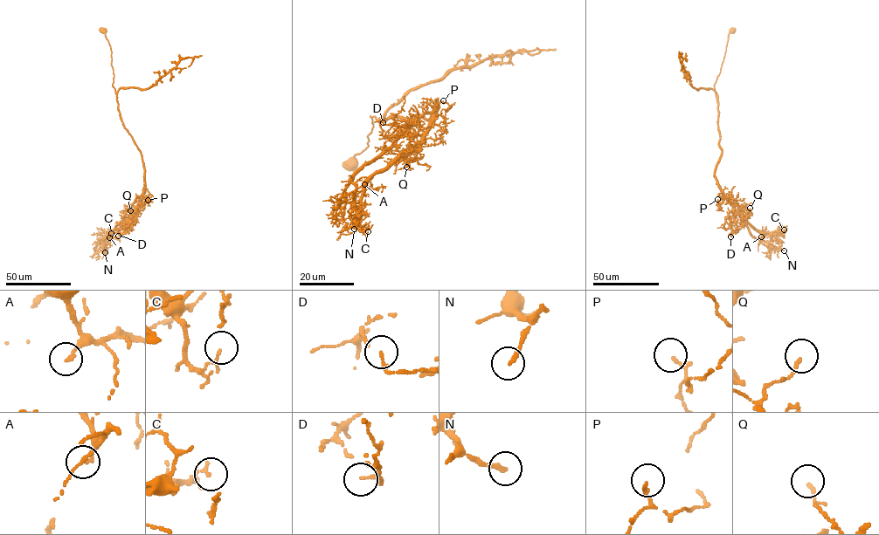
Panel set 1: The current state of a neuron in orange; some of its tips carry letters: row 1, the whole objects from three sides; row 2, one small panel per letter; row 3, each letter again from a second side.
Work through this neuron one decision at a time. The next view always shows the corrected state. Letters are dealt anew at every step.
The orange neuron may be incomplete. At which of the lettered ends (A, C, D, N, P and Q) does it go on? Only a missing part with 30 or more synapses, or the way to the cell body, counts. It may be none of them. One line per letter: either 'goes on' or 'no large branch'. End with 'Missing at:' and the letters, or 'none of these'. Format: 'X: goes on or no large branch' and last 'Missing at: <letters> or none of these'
A: no large branch
C: no large branch
D: no large branch
N: no large branch
P: no large branch
Q: no large branch
Missing at: none of these

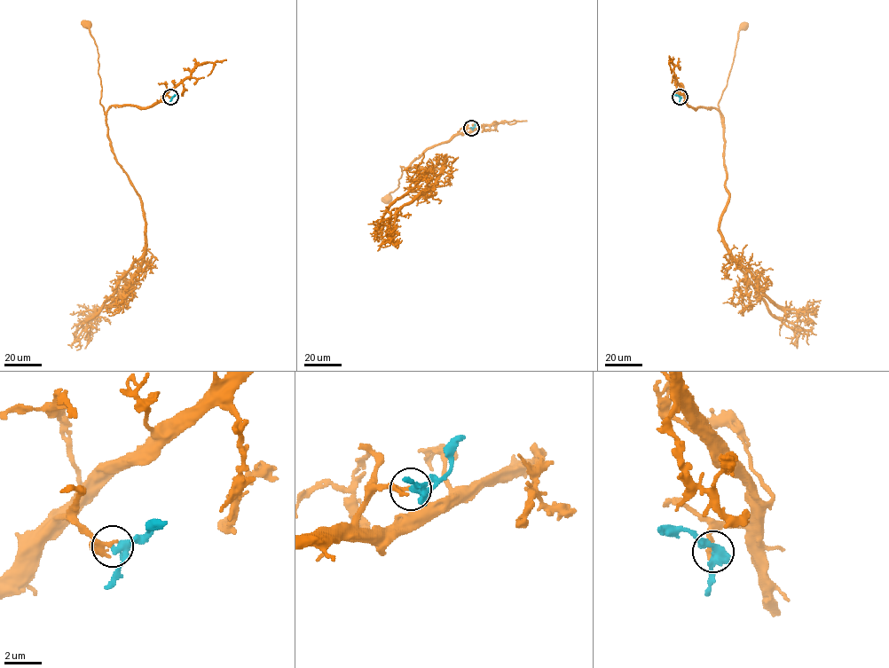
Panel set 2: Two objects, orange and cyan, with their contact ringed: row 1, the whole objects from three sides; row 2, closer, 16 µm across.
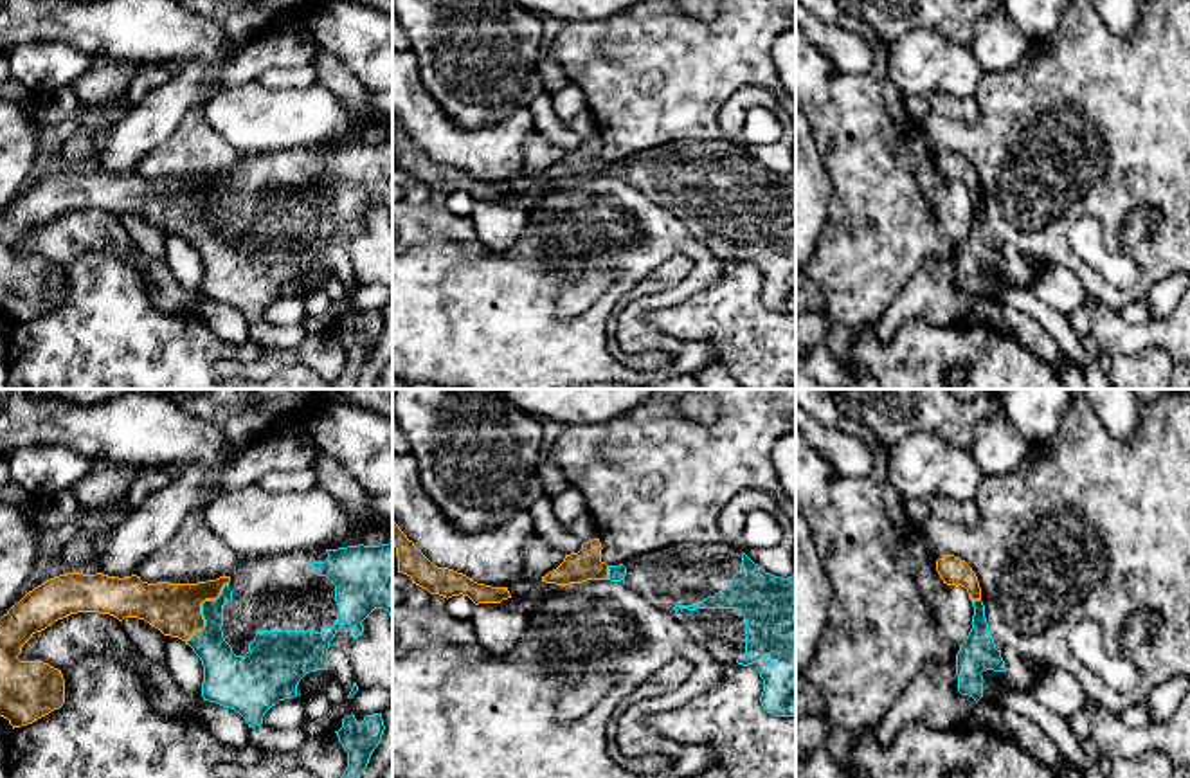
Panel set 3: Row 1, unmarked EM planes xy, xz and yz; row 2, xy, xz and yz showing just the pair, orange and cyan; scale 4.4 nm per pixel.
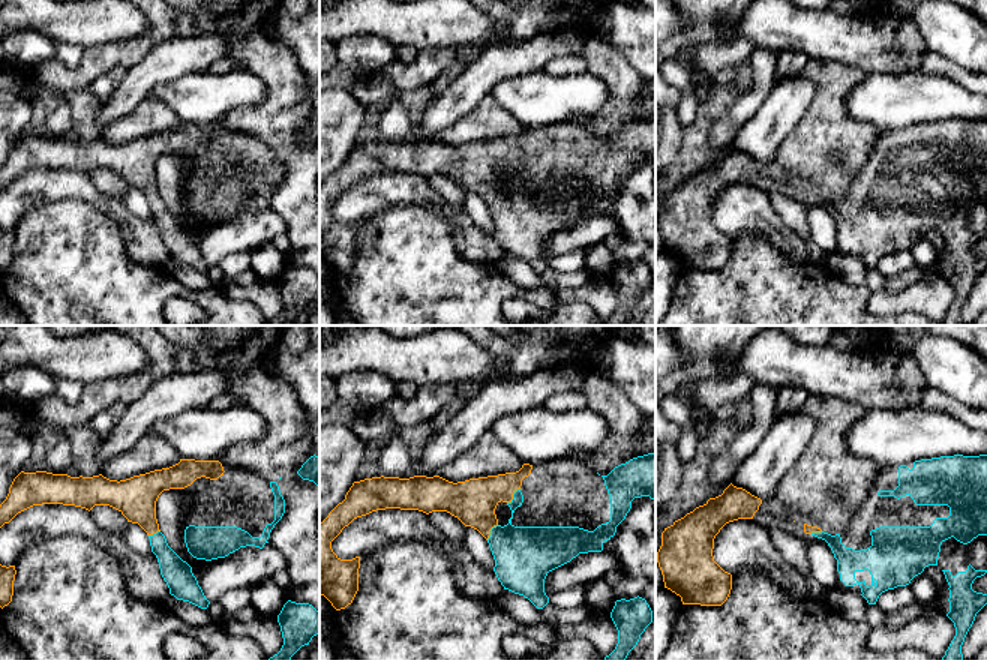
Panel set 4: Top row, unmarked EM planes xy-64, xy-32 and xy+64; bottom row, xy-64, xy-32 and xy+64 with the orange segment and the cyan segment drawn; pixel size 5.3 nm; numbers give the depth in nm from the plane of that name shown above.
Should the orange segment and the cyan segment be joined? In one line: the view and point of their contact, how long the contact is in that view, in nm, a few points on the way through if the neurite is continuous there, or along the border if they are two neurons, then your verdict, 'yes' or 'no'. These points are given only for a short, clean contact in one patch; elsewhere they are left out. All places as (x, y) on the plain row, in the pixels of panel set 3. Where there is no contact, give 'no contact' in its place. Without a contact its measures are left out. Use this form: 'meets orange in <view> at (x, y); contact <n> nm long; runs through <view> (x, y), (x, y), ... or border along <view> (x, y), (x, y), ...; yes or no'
meets orange in xy at (200, 206); contact 320 nm long; runs through xy (175, 206), (200, 206), (204, 233), (216, 253); yes

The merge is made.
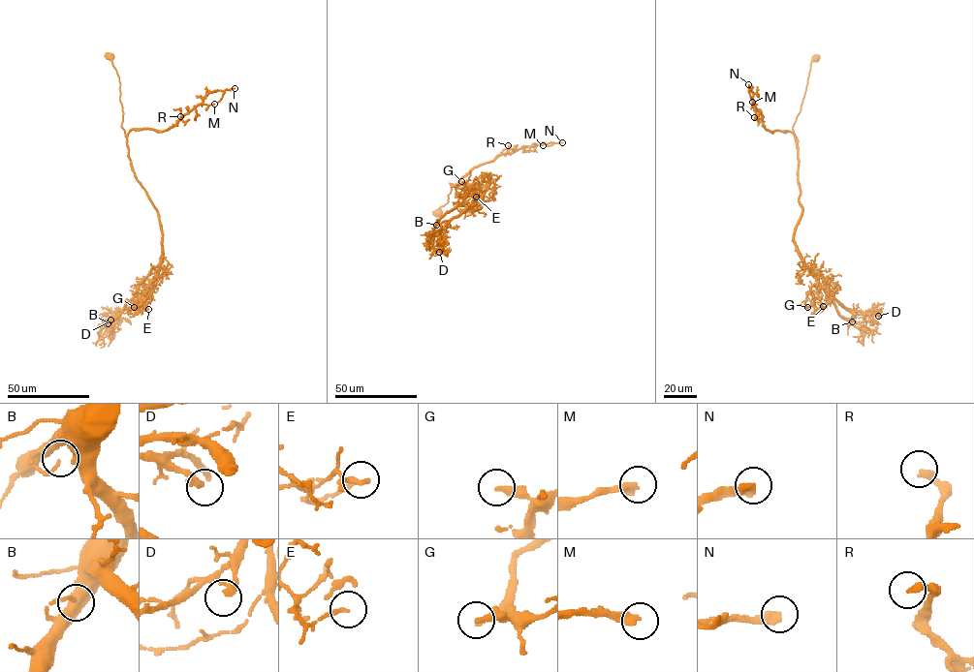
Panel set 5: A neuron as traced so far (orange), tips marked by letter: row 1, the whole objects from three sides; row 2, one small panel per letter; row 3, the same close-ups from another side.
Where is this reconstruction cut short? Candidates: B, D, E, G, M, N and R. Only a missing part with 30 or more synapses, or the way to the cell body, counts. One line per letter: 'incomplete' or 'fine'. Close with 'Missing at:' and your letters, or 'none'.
B: fine
D: incomplete
E: fine
G: fine
M: fine
N: incomplete
R: incomplete
Missing at: D, N, R

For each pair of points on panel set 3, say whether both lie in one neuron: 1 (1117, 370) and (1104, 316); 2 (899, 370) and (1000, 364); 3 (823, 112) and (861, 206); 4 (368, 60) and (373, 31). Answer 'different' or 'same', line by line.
1: different
2: same
3: same
4: same

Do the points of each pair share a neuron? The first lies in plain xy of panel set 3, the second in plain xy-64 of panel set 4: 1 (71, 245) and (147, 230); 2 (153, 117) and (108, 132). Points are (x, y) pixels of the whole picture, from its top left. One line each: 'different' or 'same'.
1: same
2: different

